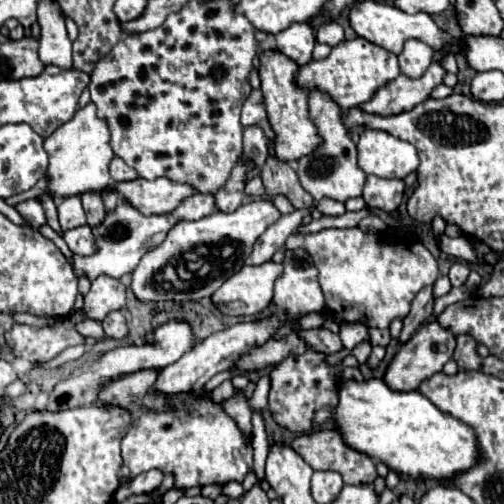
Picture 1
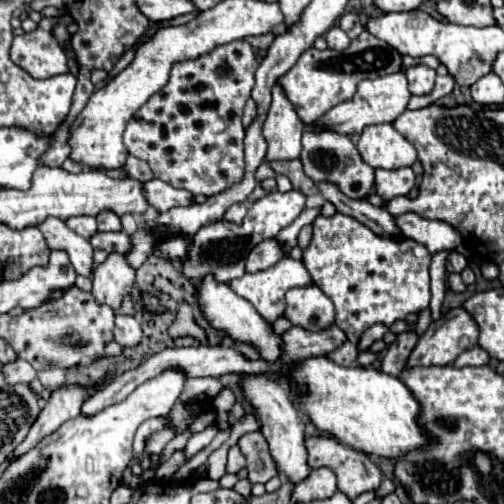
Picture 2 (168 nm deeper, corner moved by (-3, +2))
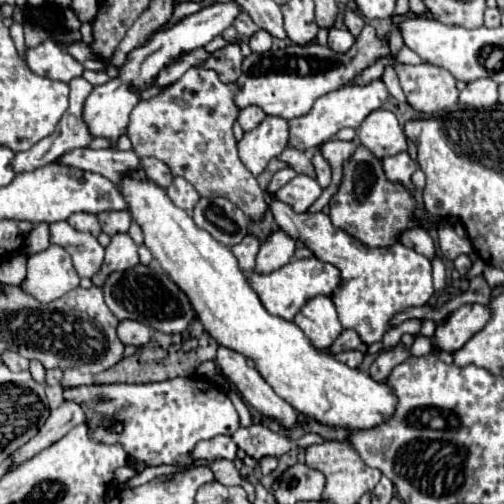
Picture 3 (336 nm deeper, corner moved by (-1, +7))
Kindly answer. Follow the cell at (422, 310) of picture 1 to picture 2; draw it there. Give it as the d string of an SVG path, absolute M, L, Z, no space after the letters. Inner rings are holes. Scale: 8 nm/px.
M410 324L410 328L402 334L396 336L396 340L388 346L384 358L382 358L382 372L390 374L390 376L400 376L406 364L408 354L412 352L412 348L418 342L418 334L416 334L416 324Z

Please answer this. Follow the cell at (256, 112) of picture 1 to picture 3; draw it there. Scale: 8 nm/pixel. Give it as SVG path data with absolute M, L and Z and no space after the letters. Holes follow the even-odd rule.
M246 107L246 109L242 109L240 111L240 115L238 115L238 123L242 125L242 129L244 131L250 131L250 129L254 129L254 127L258 127L262 121L264 121L264 111L260 109L260 107Z

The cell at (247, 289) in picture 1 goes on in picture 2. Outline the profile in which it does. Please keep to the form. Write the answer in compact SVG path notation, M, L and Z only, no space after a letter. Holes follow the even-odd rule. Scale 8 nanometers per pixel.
M284 256L276 266L268 268L268 270L260 270L260 272L254 272L254 274L246 272L242 278L236 278L236 280L230 280L230 282L228 282L228 286L230 286L238 296L242 296L244 300L248 300L248 302L256 308L256 312L258 312L264 320L268 320L268 322L274 322L278 316L284 314L284 308L286 308L286 304L284 304L284 294L286 294L288 288L294 288L294 286L308 286L308 284L312 284L312 278L310 278L308 270L302 266L300 260L292 260L290 256Z

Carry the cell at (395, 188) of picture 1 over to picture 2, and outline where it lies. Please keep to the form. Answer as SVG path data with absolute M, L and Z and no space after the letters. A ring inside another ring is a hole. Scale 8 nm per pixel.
M412 168L402 170L376 170L376 194L382 198L394 198L394 196L408 196L408 192L414 188L416 176Z

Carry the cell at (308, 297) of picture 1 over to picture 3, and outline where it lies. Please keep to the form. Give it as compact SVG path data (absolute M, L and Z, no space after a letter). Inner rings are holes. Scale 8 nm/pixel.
M314 297L308 301L308 305L304 305L296 315L294 323L304 331L312 347L322 353L330 353L332 343L344 331L336 315L336 307L328 297Z

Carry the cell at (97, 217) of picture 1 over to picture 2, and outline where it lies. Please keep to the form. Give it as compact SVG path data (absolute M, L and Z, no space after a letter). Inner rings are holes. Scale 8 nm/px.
M104 210L104 212L100 212L98 216L96 216L96 220L98 220L98 230L100 232L118 232L118 230L122 230L122 226L120 226L120 218L114 214L114 212L110 212L110 210Z

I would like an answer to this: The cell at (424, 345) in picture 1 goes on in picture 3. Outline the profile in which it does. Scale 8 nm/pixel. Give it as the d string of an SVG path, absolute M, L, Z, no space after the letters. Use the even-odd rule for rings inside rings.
M478 303L462 305L454 313L450 313L450 317L442 327L436 327L432 341L436 347L454 353L472 335L482 331L484 325L490 321L490 317L492 317L492 309L488 305L478 305Z

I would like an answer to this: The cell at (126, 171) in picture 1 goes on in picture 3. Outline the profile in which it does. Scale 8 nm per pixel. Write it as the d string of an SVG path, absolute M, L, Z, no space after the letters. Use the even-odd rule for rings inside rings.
M144 157L142 161L142 169L146 171L146 175L152 179L152 181L156 181L158 185L162 185L162 187L168 187L170 183L172 183L172 173L170 173L170 167L164 163L164 161L160 161L160 159L156 159L156 157Z

